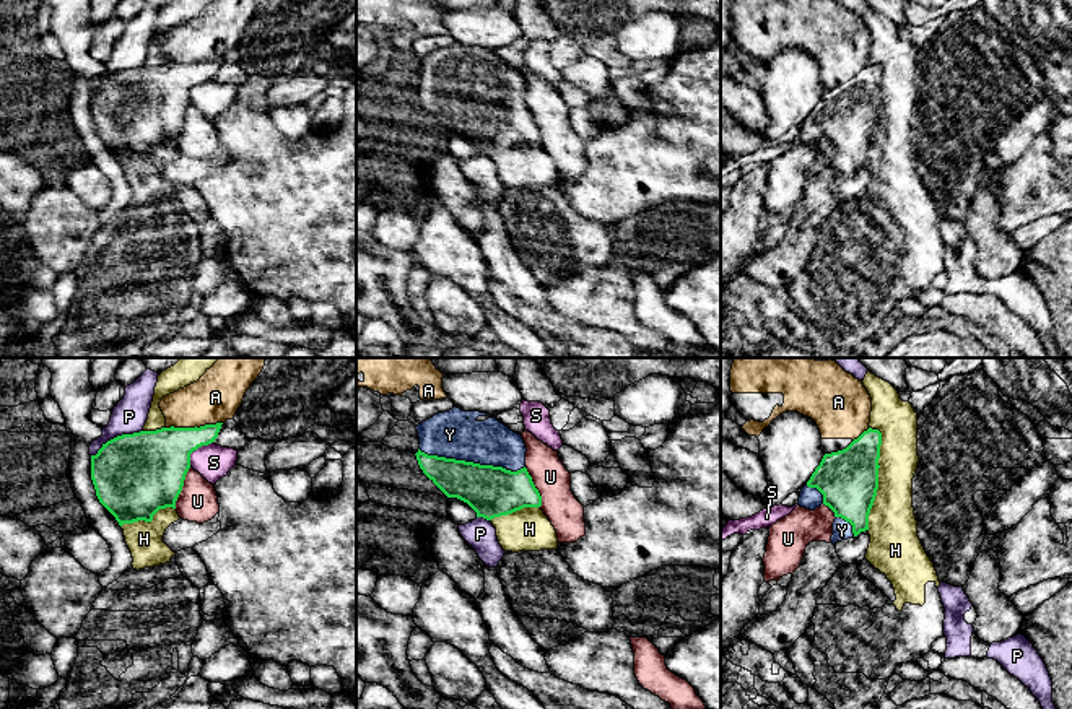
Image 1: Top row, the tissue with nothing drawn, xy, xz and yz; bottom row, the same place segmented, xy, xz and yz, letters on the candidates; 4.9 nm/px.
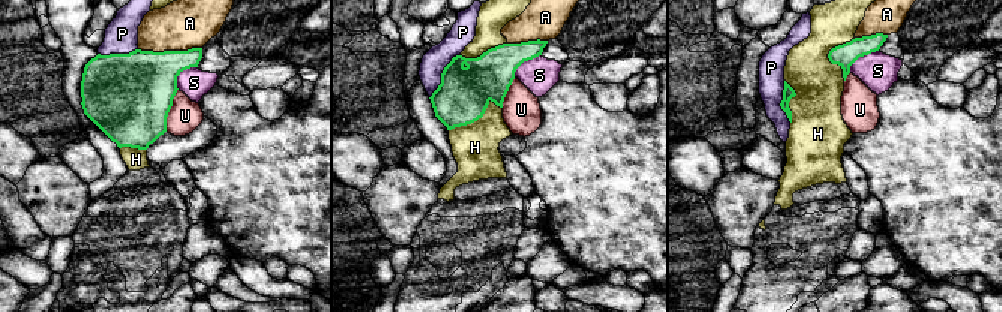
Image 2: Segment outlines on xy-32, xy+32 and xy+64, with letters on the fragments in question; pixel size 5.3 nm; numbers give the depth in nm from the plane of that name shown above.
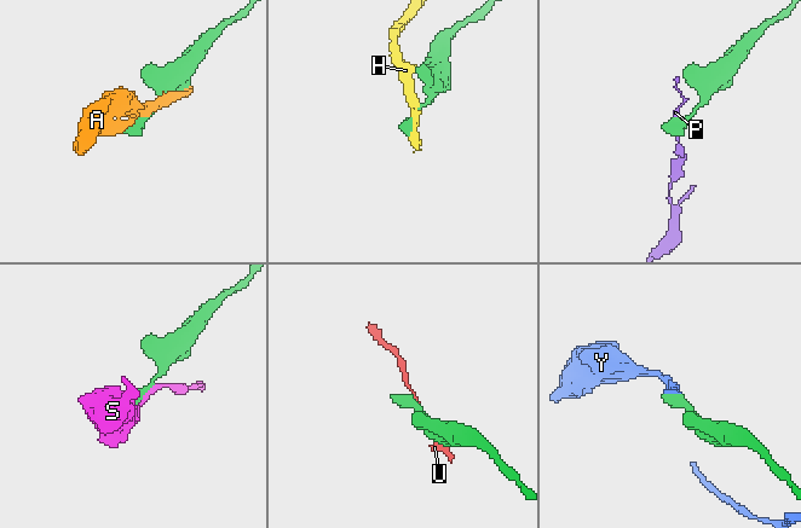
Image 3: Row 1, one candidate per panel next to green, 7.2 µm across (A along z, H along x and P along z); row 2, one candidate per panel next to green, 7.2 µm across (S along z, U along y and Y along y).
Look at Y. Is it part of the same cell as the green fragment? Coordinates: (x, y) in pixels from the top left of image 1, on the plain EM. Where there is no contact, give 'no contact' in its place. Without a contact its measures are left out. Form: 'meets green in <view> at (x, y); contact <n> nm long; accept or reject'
meets green in xz at (472, 98); contact 550 nm long; accept

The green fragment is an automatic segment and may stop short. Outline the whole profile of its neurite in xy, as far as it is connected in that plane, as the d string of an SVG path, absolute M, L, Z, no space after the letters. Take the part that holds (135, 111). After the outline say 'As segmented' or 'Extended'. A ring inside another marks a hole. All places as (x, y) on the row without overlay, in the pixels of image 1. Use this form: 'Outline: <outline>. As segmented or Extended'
Outline: M223 59L161 63L117 72L91 91L99 138L119 161L151 158L159 145L176 145L190 89L215 78Z. As segmented

